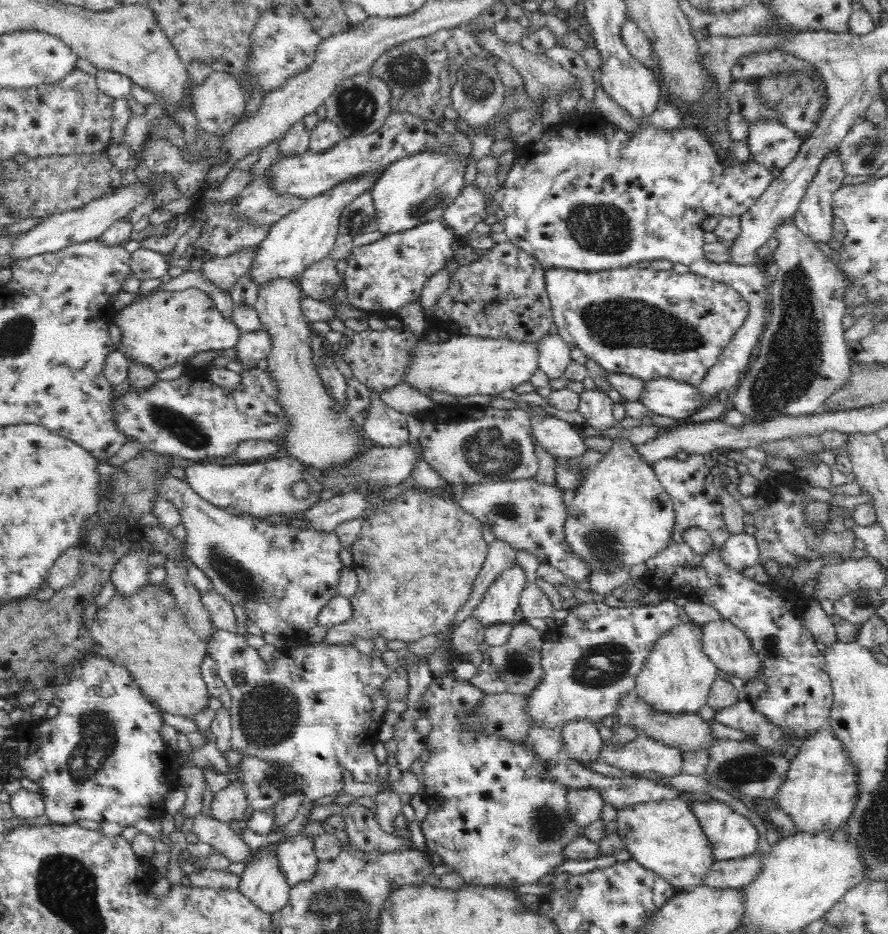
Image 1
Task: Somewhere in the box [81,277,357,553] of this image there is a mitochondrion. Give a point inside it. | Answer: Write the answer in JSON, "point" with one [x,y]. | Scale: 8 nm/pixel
{"point":[183,428]}

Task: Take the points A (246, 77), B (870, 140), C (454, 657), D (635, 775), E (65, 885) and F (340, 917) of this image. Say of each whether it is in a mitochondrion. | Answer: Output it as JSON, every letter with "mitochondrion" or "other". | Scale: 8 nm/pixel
{"A":"other","B":"mitochondrion","C":"other","D":"other","E":"mitochondrion","F":"mitochondrion"}

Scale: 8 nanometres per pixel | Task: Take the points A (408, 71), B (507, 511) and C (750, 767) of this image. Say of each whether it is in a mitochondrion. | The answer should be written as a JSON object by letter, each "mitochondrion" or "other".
{"A":"mitochondrion","B":"mitochondrion","C":"mitochondrion"}

